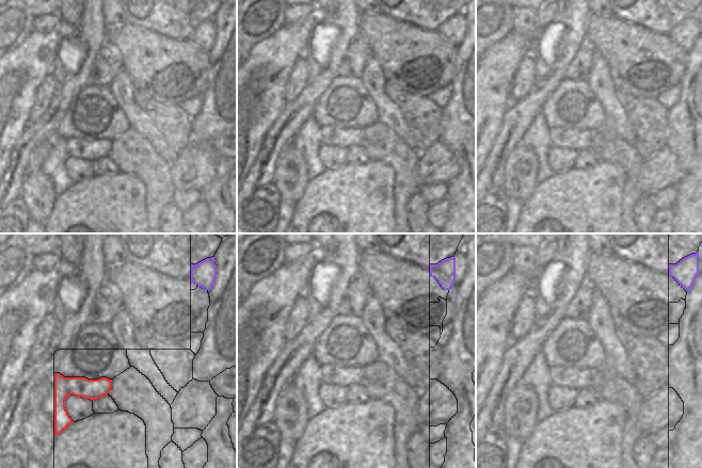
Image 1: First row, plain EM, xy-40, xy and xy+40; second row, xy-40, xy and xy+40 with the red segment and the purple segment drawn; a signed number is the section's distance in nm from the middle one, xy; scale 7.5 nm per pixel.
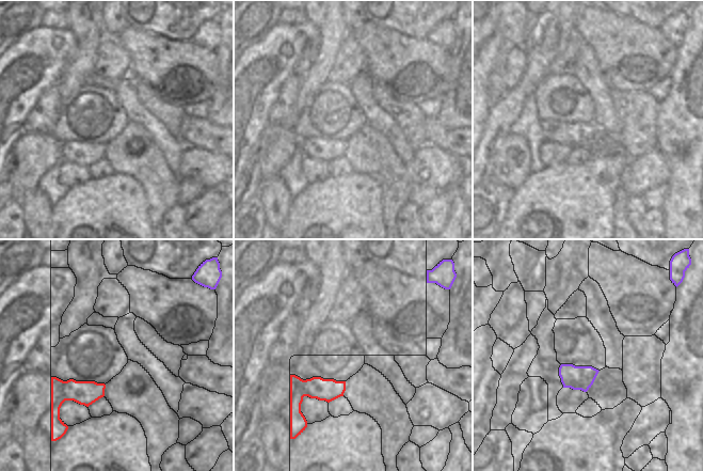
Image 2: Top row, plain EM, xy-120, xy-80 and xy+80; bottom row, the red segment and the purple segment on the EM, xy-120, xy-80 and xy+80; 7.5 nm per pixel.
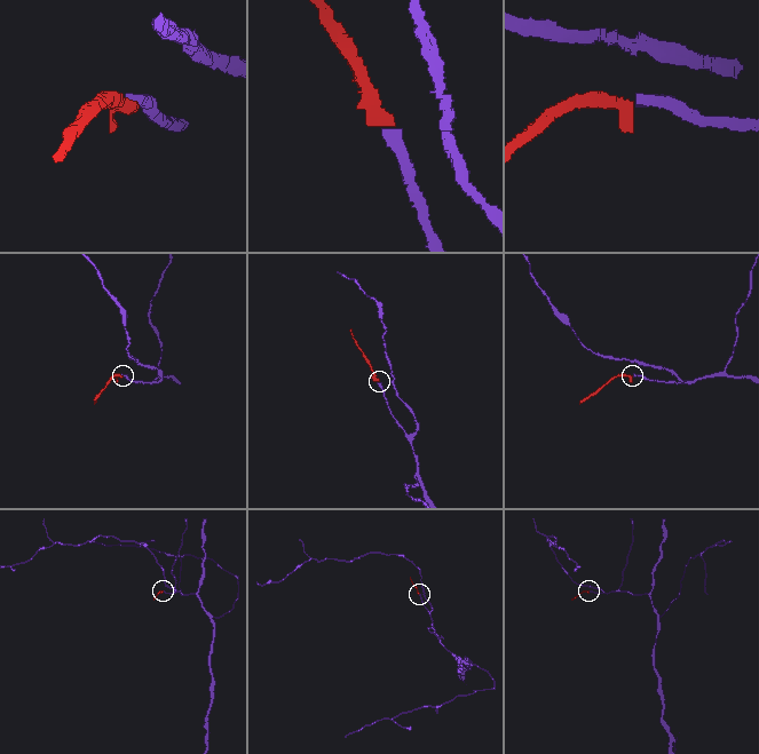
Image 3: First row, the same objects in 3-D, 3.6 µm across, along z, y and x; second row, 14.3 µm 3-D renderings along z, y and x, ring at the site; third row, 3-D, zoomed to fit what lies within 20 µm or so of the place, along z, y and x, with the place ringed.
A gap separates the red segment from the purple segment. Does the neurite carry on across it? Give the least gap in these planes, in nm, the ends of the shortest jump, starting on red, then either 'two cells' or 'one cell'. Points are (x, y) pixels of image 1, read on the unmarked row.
950 nm apart; from red across xy-40 (111, 141), (191, 44); one cell

